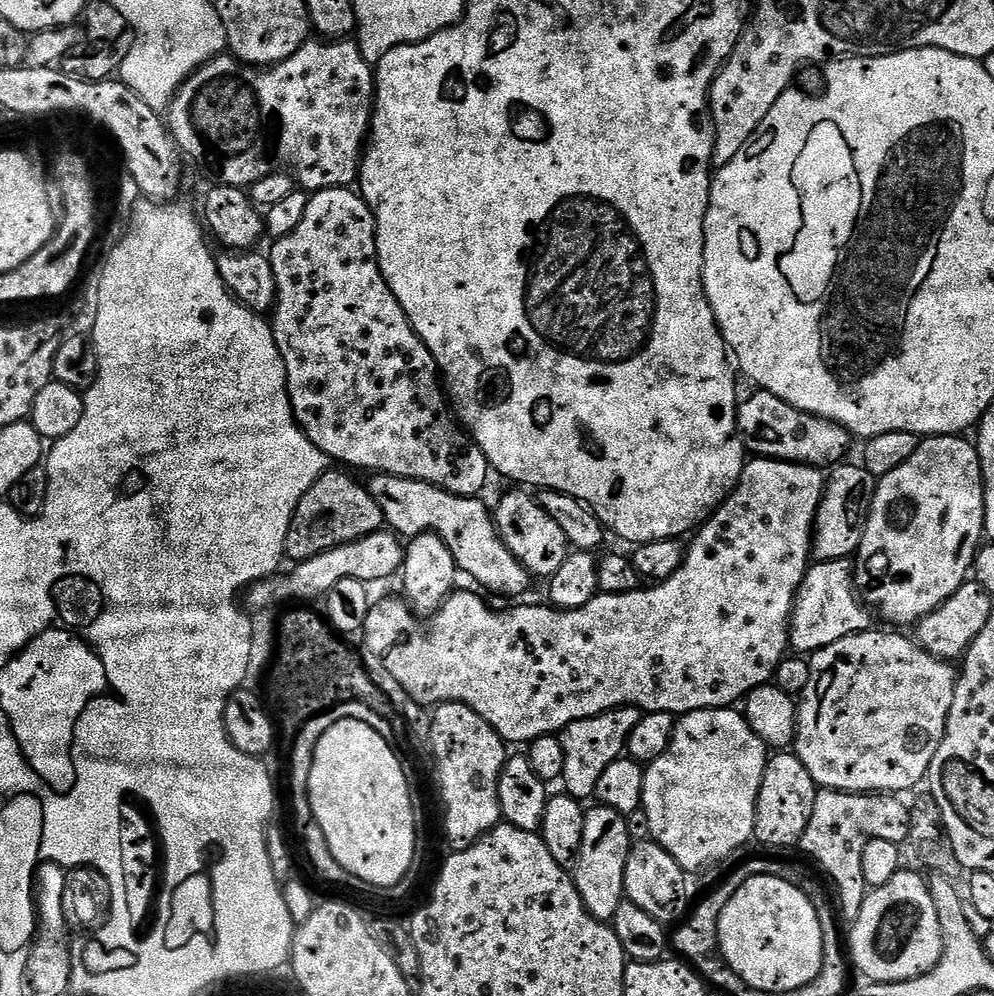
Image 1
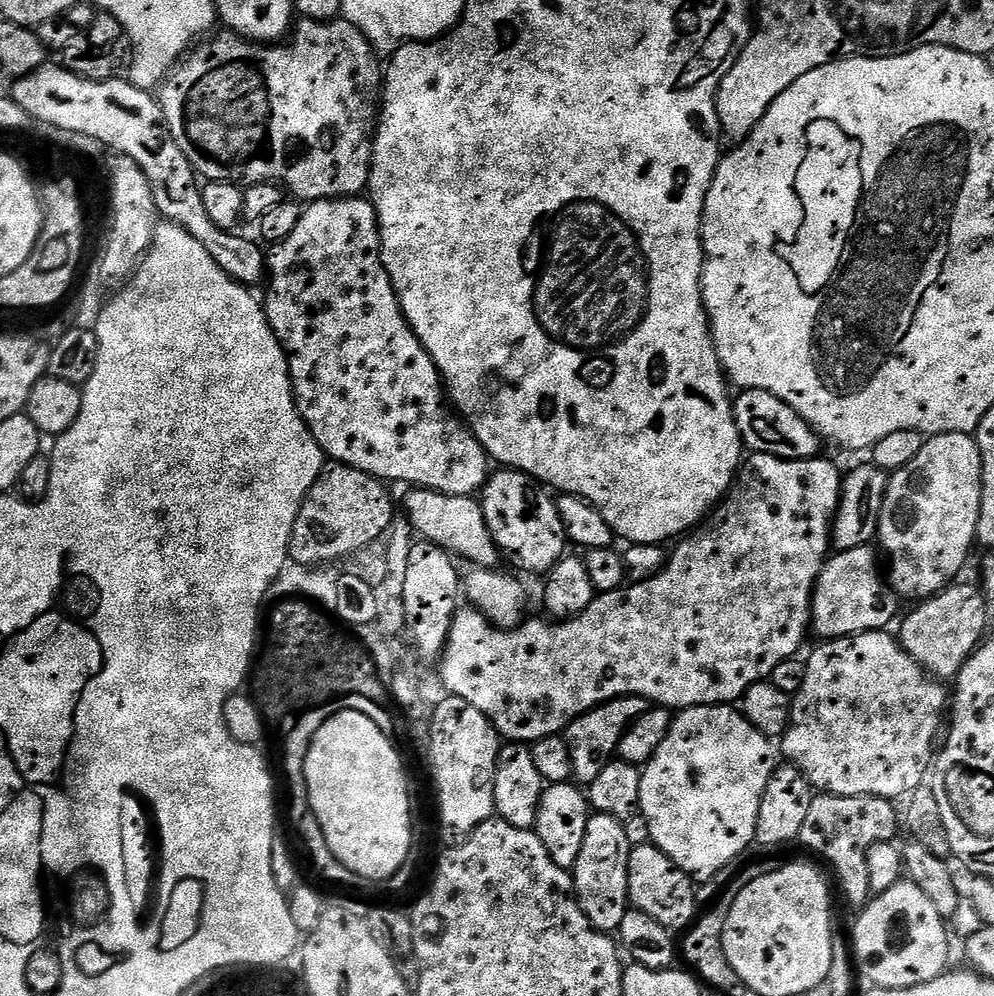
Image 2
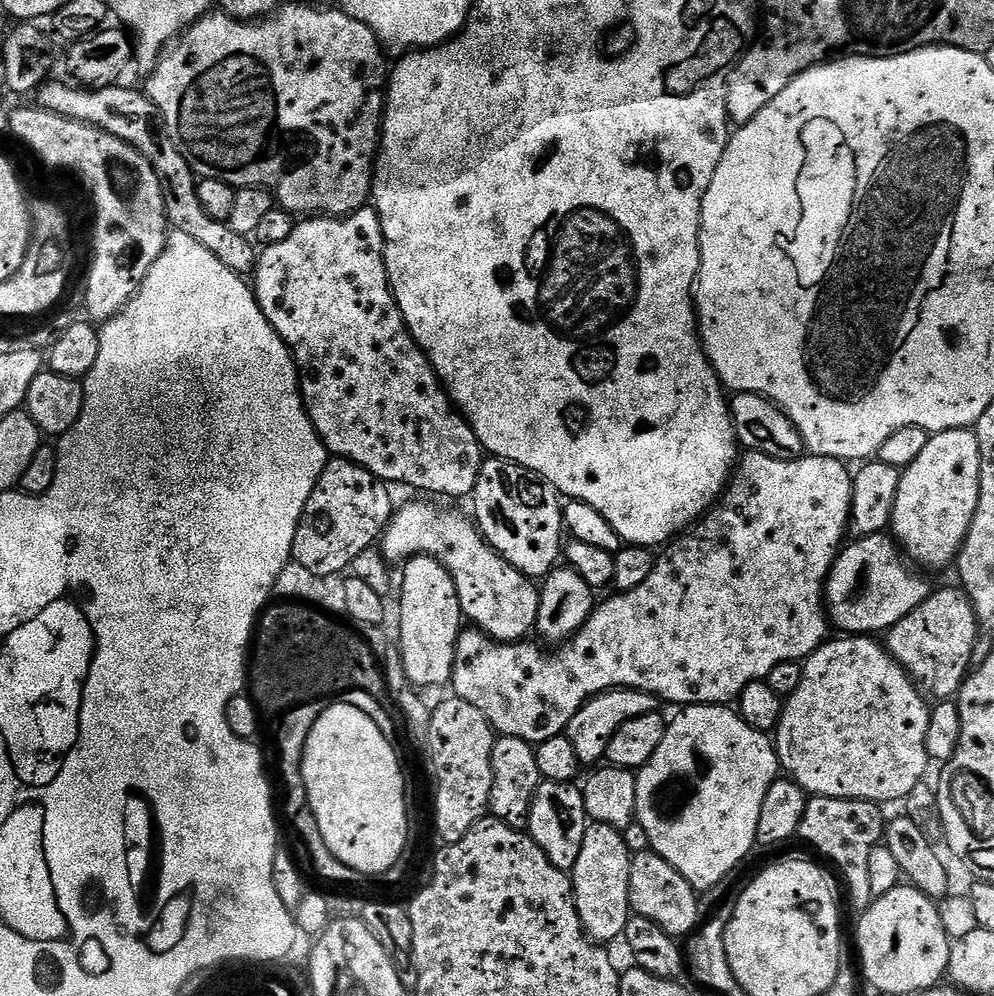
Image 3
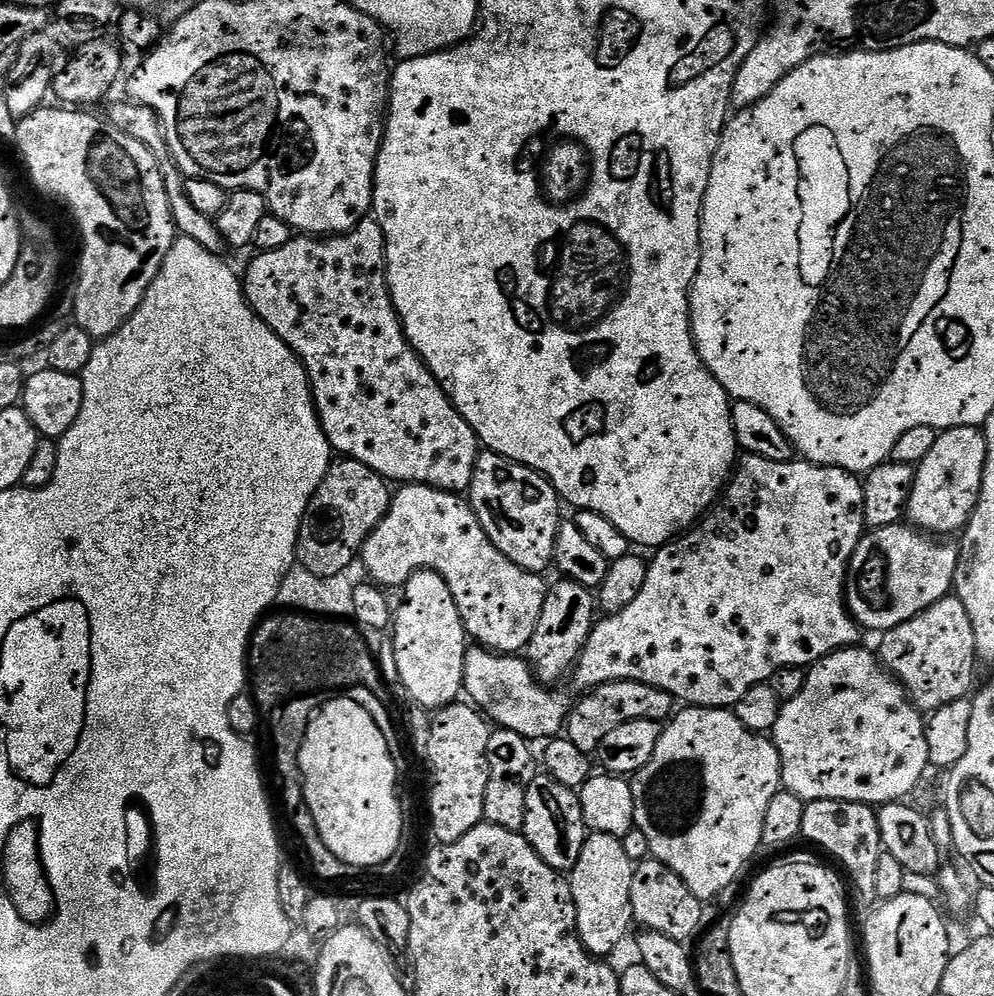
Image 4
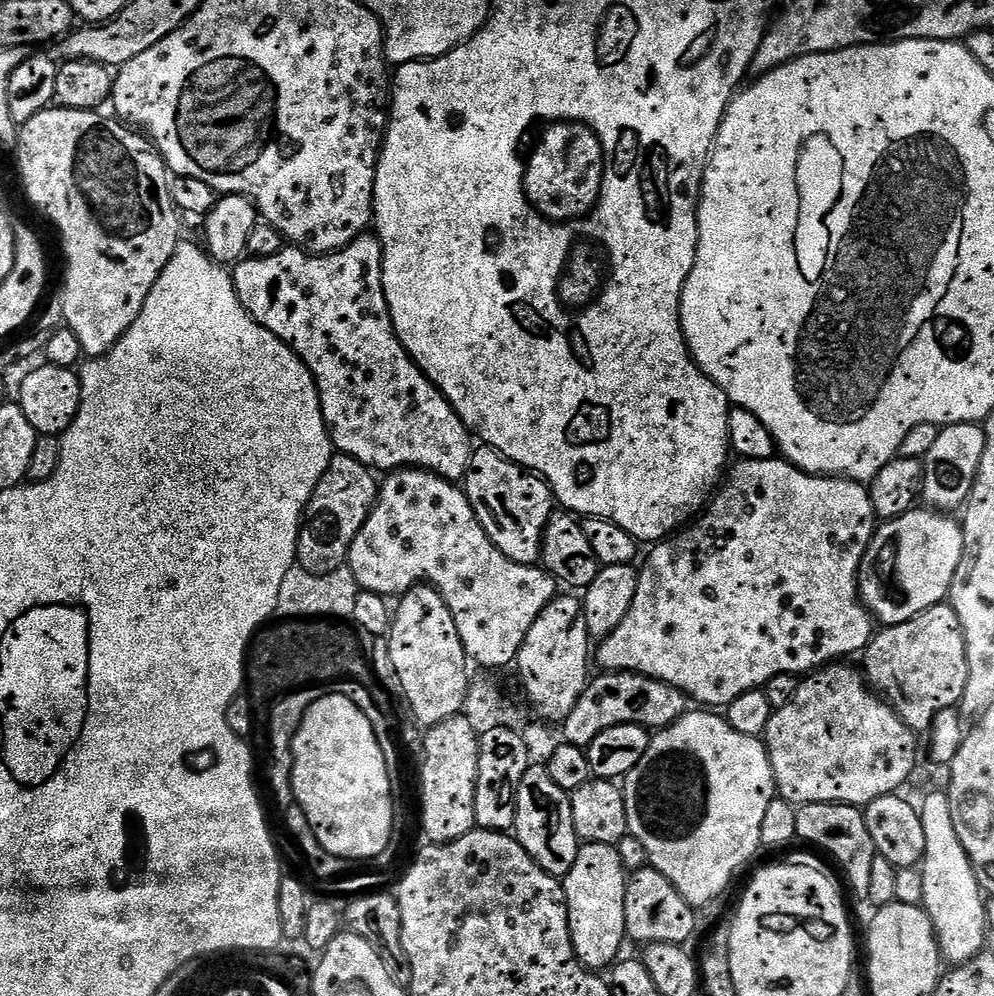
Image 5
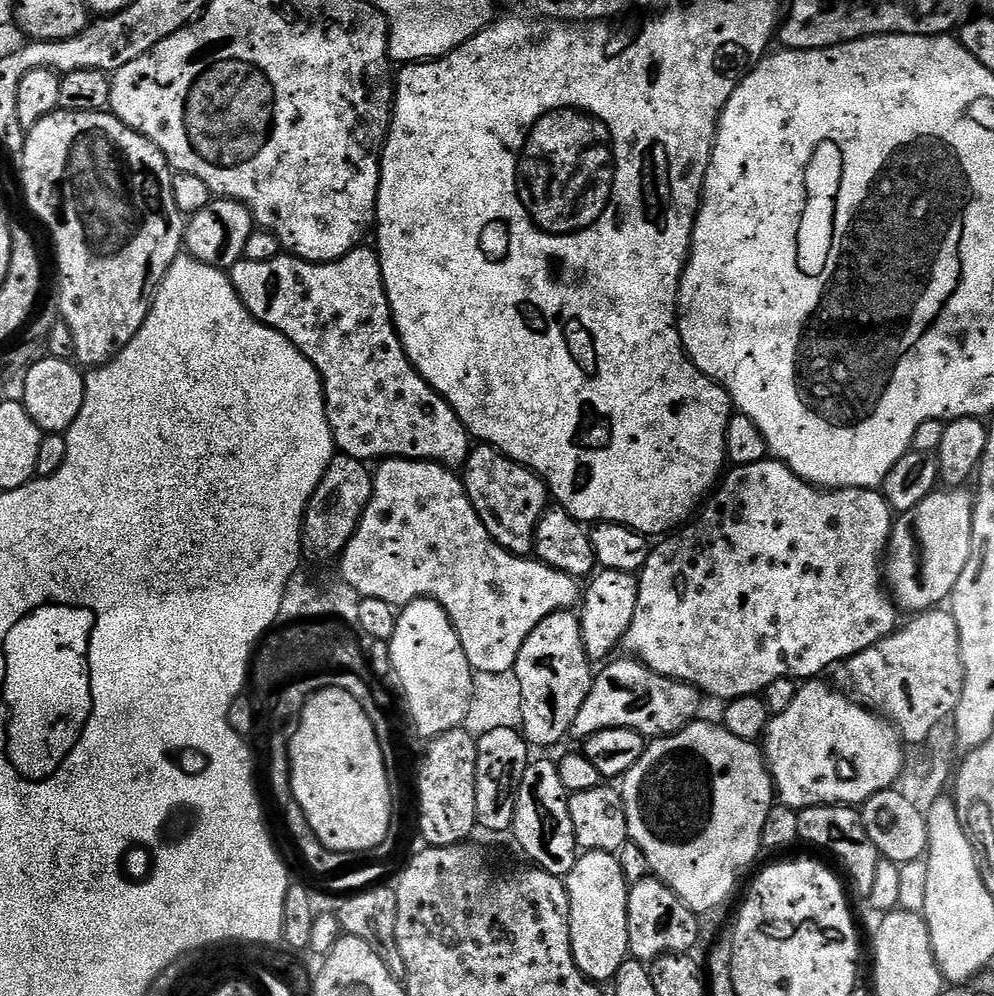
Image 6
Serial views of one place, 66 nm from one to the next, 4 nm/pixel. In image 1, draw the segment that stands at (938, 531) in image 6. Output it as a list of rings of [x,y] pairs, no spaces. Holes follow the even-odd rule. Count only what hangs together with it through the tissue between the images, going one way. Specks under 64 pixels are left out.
[[[821,560],[813,563],[796,592],[792,622],[788,629],[791,647],[800,654],[811,654],[855,632],[873,627],[873,613],[862,603],[854,587],[854,568],[848,560]]]

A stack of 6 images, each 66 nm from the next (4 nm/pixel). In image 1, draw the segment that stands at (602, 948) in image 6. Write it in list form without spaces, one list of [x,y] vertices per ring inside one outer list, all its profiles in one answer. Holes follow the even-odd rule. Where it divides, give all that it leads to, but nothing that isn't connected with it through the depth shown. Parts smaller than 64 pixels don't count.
[[[592,806],[584,813],[582,846],[574,865],[576,889],[586,906],[586,910],[596,920],[611,922],[614,910],[626,898],[624,879],[626,878],[626,858],[633,841],[628,833],[628,818],[618,810],[603,806]]]

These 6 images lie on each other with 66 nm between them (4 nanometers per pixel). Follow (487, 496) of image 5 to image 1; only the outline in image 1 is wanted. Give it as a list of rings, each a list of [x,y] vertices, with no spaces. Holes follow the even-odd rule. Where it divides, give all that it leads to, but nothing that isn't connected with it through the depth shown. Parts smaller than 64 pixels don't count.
[[[516,490],[508,492],[497,504],[494,504],[494,519],[500,537],[506,542],[510,554],[522,562],[522,566],[533,577],[551,578],[558,574],[562,562],[566,562],[570,545],[562,526],[550,518],[550,514],[542,507],[539,499],[531,491]]]

